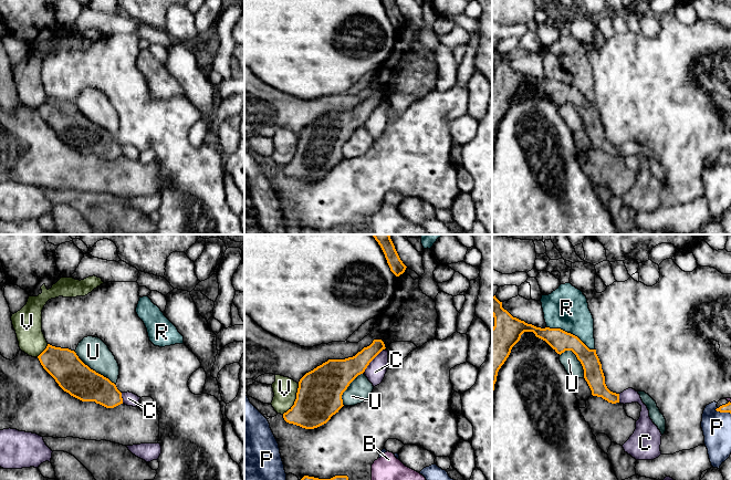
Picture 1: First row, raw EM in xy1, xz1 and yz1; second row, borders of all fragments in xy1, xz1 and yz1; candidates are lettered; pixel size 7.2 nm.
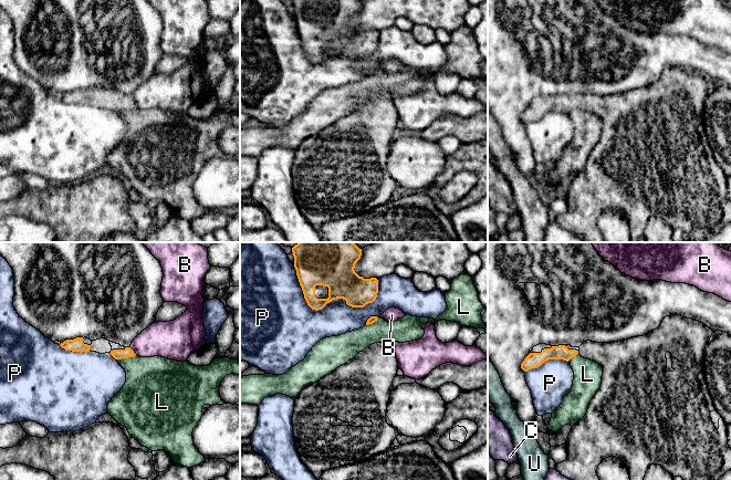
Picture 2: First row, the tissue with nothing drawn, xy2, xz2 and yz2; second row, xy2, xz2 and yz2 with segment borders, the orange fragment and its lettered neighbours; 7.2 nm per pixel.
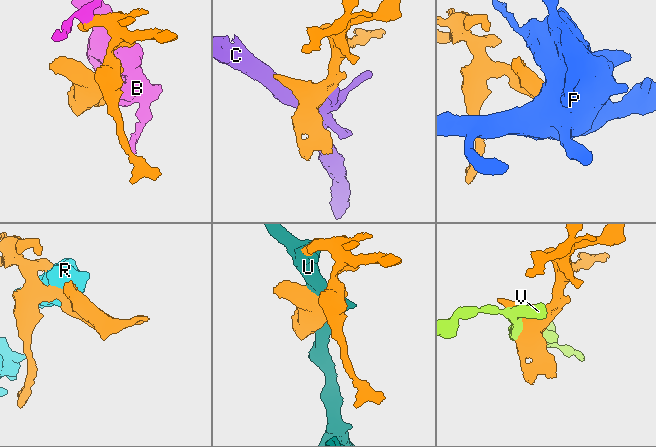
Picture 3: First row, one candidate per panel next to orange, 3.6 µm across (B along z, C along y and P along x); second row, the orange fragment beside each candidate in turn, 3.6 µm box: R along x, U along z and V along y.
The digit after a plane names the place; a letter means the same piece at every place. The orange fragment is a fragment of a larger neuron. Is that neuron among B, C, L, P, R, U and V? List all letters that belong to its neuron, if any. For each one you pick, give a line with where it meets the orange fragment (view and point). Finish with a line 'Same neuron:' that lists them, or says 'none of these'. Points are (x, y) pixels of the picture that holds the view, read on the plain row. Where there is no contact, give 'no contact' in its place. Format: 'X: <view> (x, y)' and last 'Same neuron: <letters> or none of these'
Same neuron: none of these

